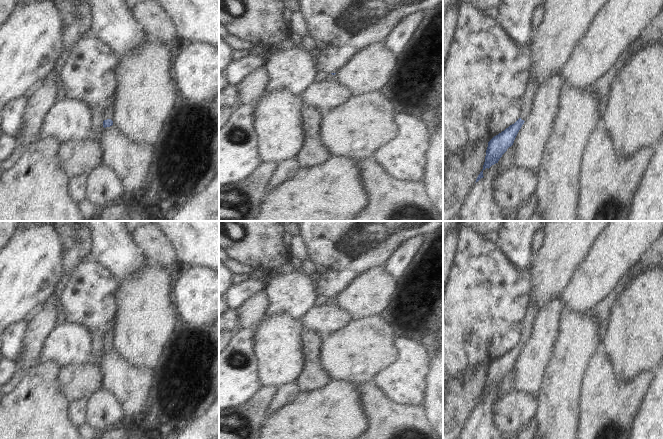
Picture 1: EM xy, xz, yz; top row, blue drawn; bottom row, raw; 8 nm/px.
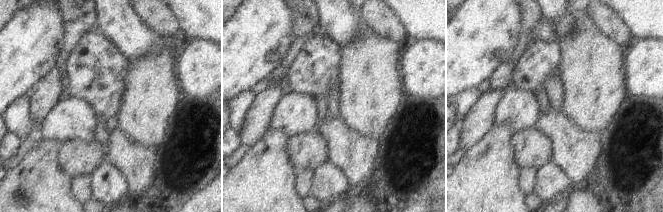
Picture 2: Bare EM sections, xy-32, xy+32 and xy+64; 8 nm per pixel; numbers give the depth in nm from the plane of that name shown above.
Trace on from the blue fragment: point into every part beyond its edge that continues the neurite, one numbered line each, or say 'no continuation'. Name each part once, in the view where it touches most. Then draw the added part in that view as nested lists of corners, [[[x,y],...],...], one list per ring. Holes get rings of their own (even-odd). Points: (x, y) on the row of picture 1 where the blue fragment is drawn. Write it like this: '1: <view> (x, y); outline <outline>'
1: xy (108, 113); outline [[[107,108],[103,112],[103,120],[111,119],[113,120],[113,109]]]

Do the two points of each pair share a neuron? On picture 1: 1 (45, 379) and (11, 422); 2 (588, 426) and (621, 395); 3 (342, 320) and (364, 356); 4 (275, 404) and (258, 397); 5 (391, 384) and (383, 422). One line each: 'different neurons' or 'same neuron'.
1: same neuron
2: same neuron
3: different neurons
4: different neurons
5: different neurons

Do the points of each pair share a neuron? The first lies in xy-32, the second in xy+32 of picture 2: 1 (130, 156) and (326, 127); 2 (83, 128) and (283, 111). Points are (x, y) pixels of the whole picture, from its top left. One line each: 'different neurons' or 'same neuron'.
1: same neuron
2: same neuron

